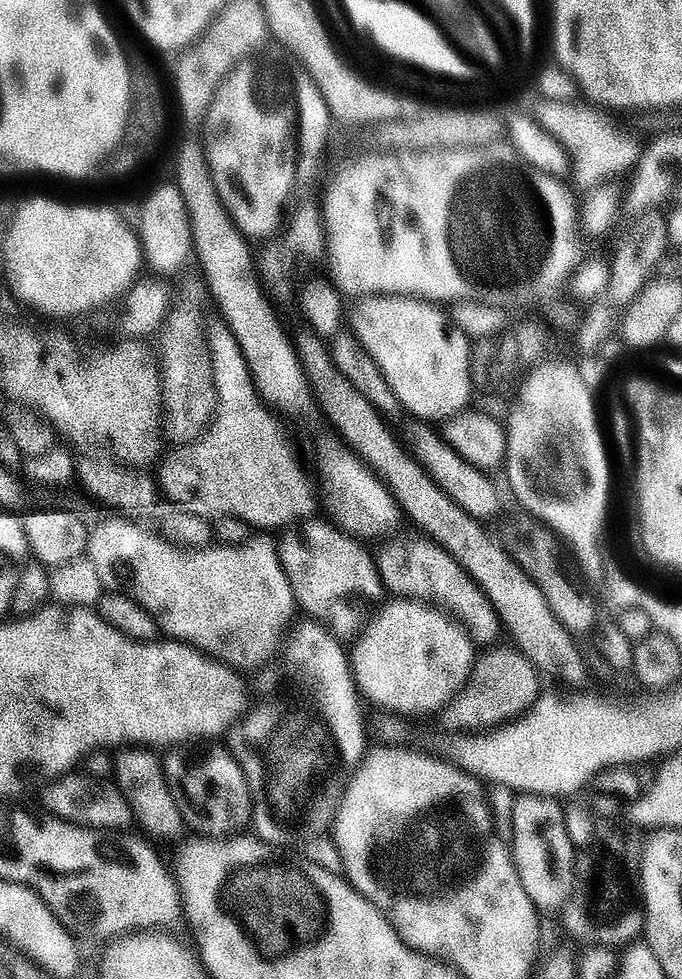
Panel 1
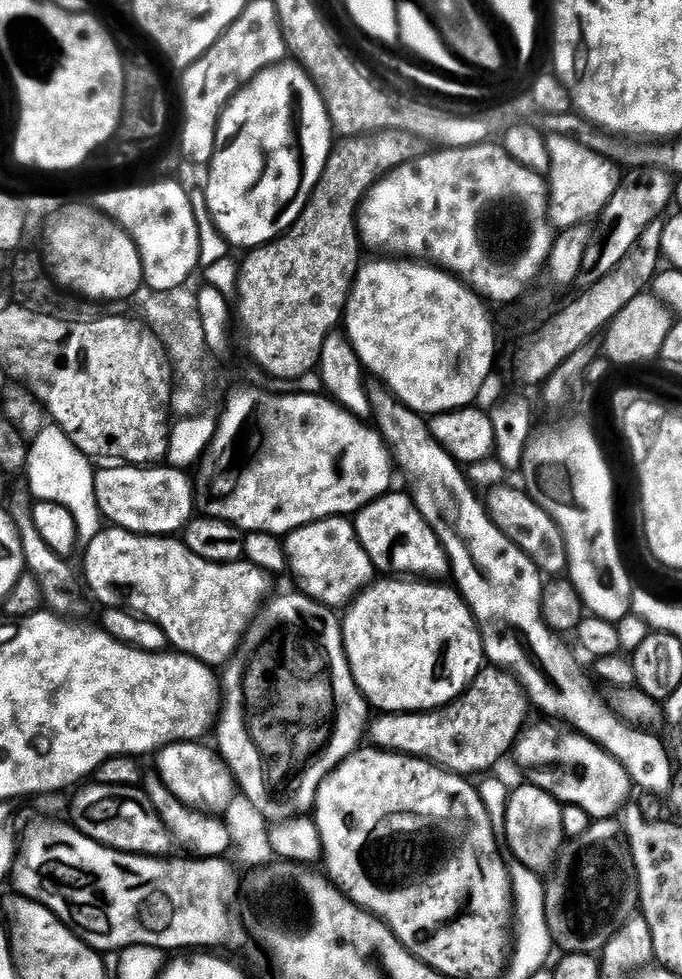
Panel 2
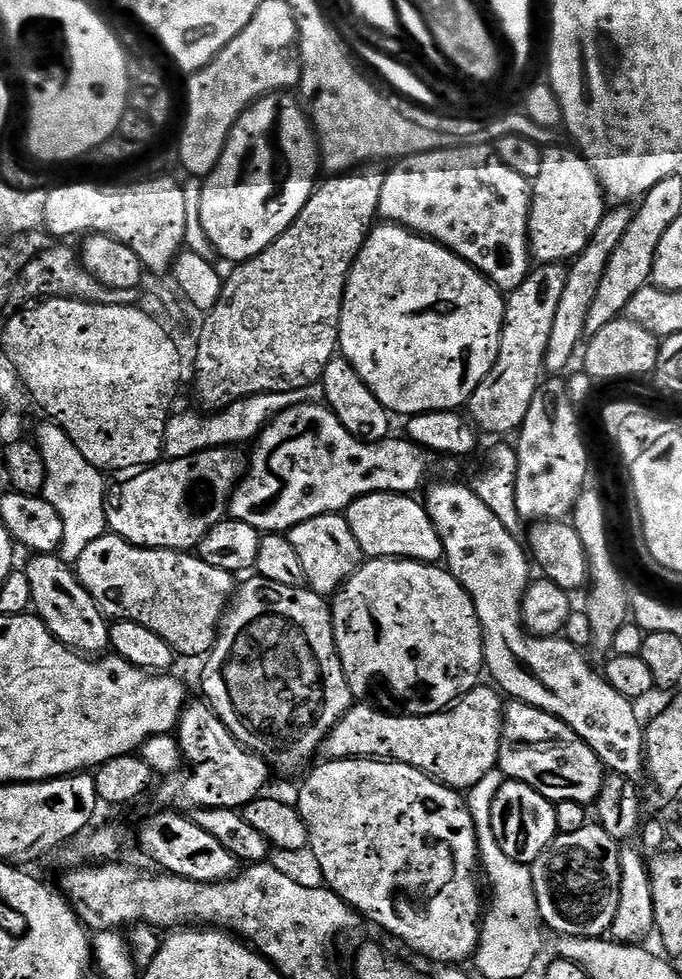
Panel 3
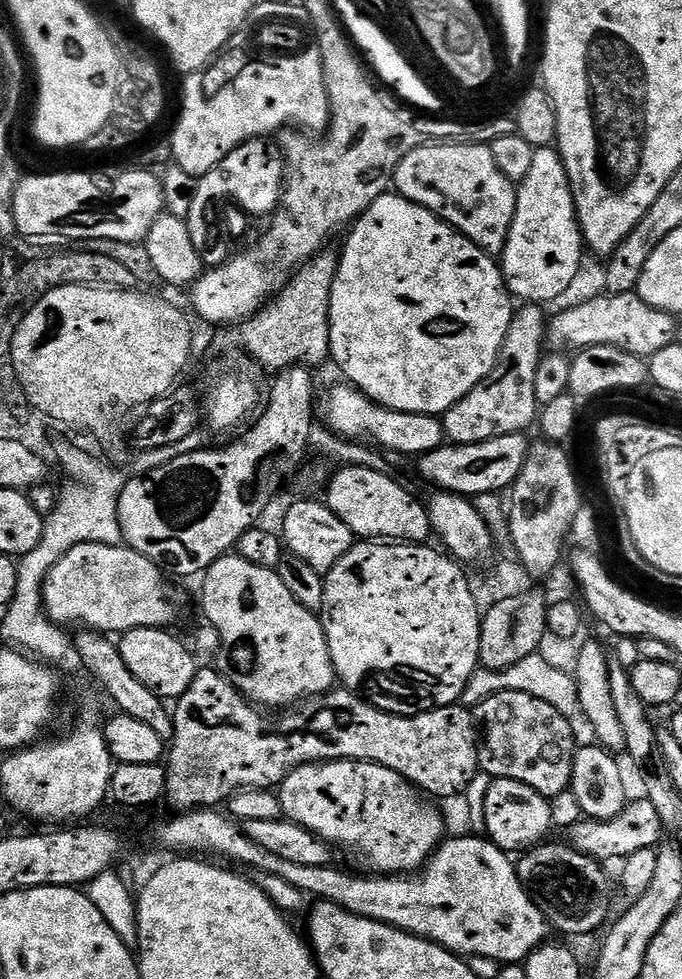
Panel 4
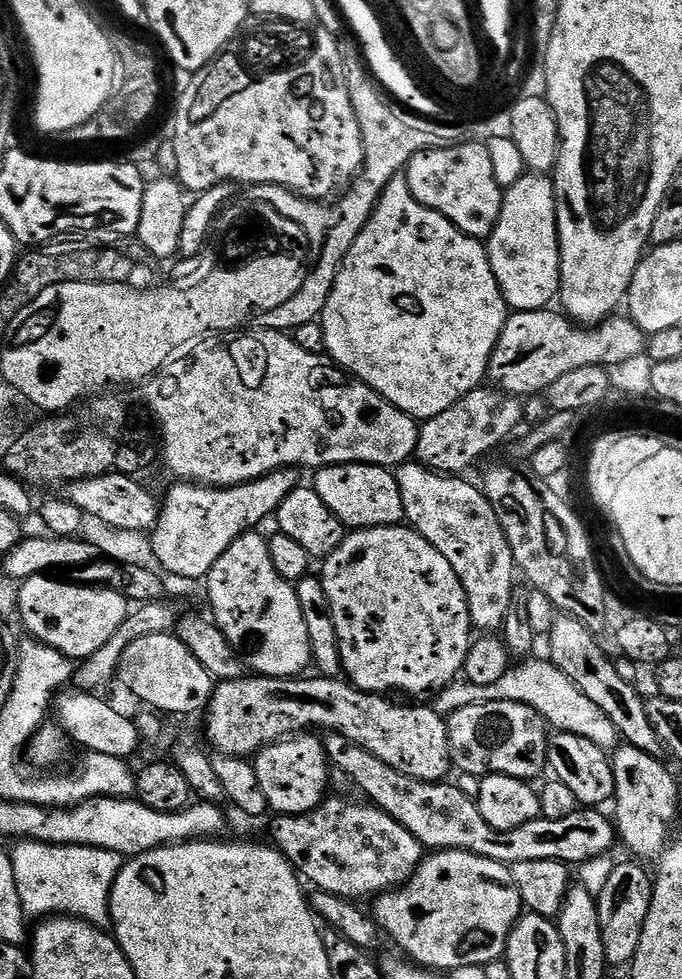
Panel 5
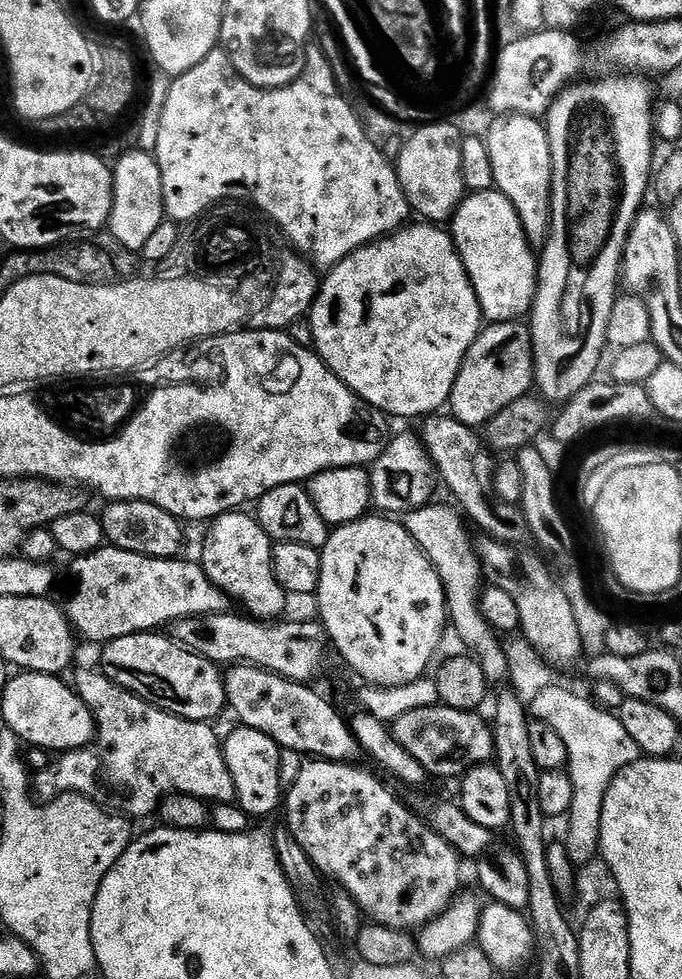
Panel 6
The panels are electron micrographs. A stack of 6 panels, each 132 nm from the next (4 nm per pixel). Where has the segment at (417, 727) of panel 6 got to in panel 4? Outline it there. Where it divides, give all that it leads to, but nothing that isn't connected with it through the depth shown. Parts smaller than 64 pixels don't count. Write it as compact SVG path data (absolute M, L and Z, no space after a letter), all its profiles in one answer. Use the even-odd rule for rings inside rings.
M493 692L480 701L478 711L482 725L480 772L483 775L522 782L549 798L571 789L572 767L578 751L577 733L568 719L554 710L554 706L530 694Z

